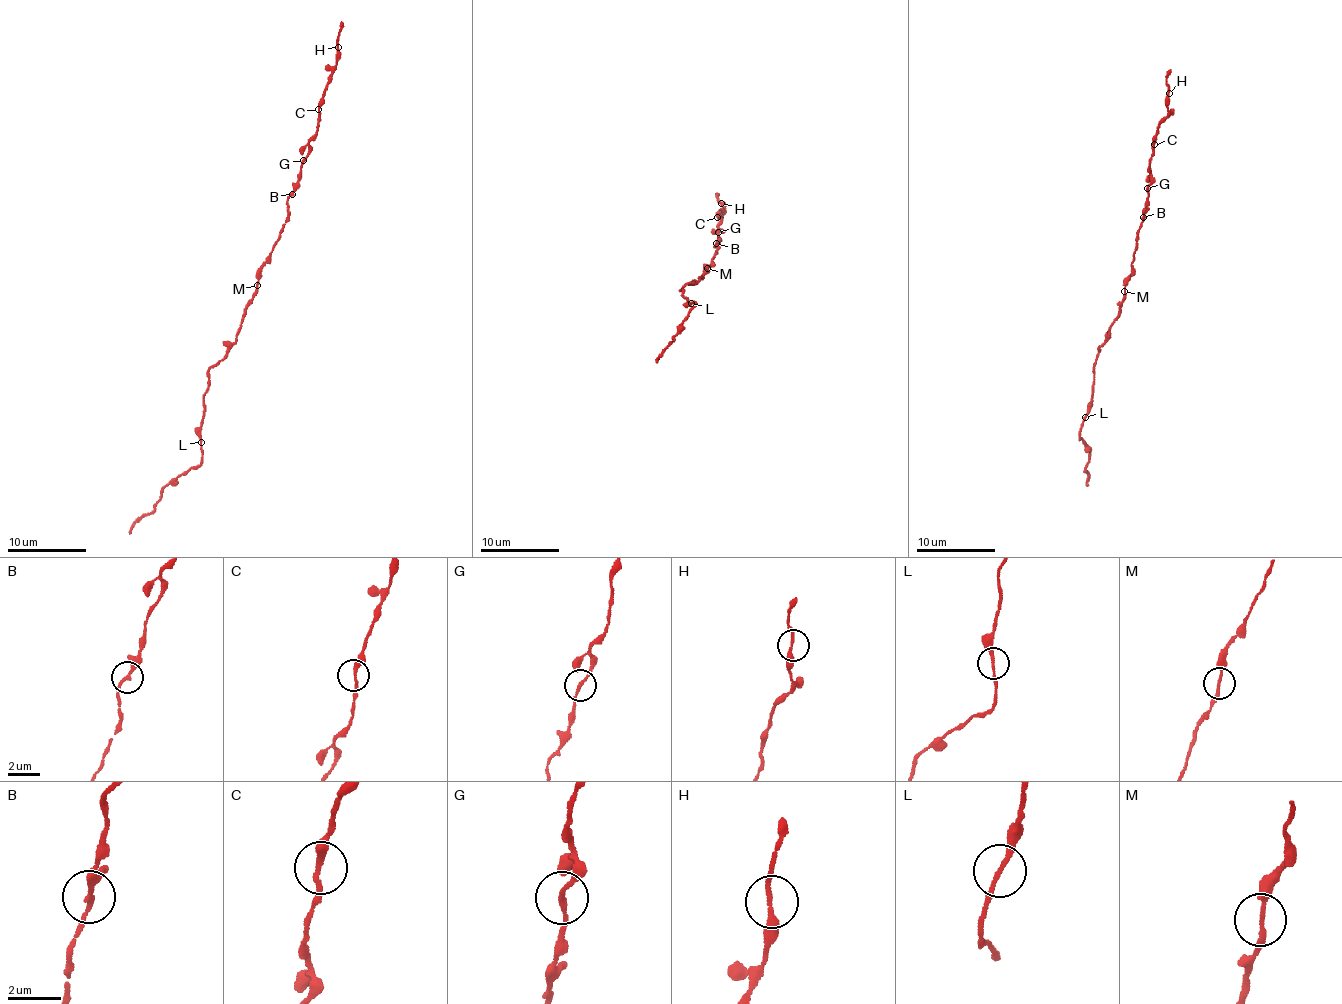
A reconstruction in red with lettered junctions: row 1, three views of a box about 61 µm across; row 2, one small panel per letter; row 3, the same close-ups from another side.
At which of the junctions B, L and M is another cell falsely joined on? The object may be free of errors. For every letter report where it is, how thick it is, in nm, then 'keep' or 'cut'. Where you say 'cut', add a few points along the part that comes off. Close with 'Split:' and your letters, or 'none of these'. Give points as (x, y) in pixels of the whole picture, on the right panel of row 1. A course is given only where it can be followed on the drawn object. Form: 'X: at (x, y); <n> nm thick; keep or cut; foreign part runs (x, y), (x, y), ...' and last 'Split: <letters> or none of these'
B: at (1143, 217); 190 nm thick; keep
L: at (1085, 417); 180 nm thick; keep
M: at (1124, 291); 180 nm thick; keep
Split: none of these

